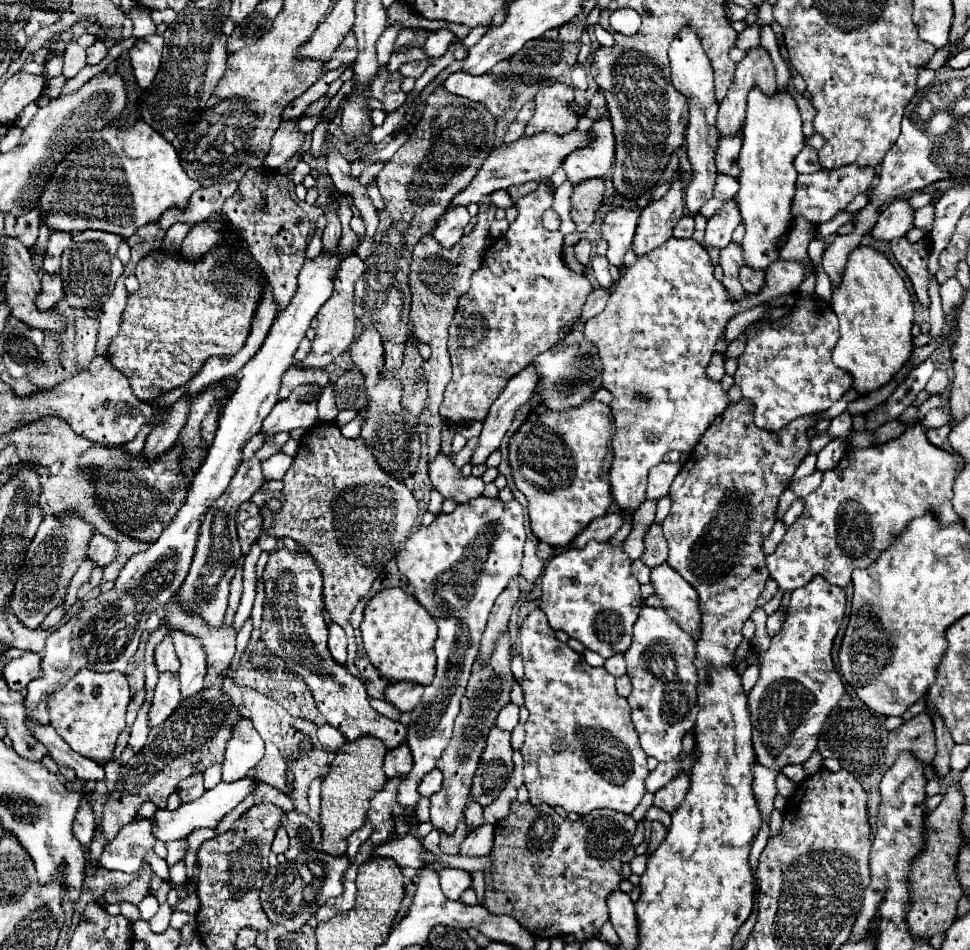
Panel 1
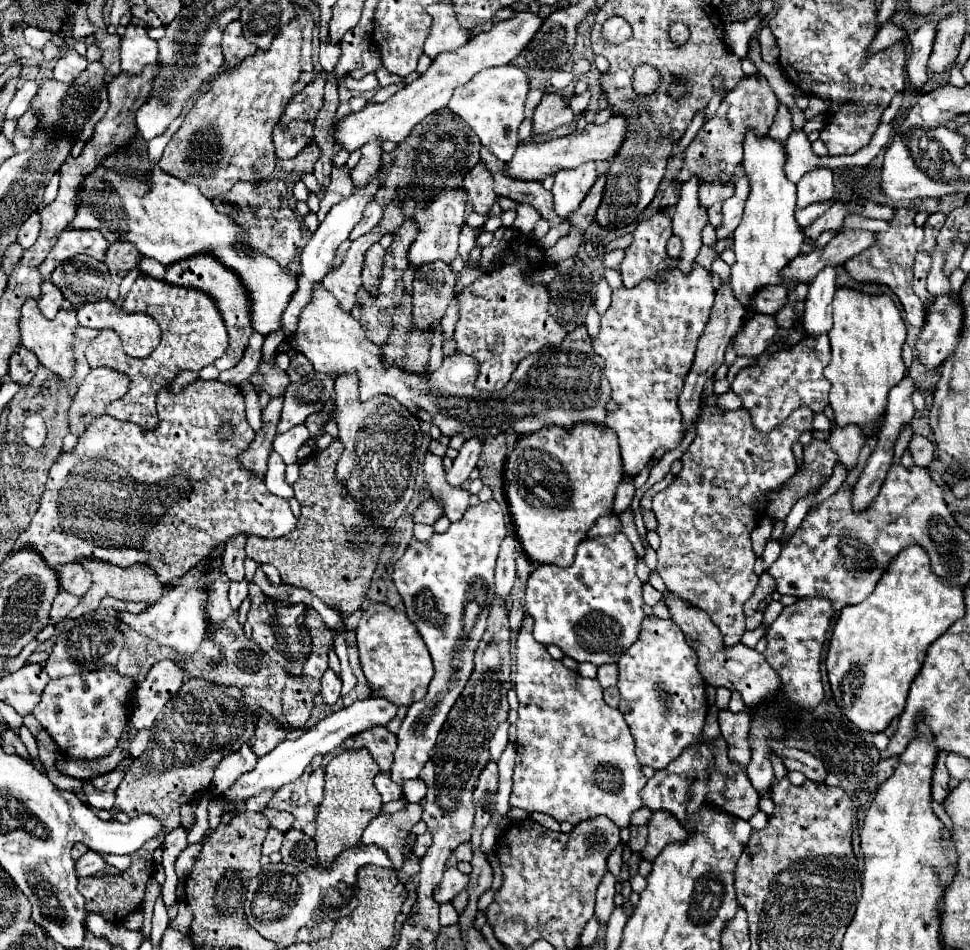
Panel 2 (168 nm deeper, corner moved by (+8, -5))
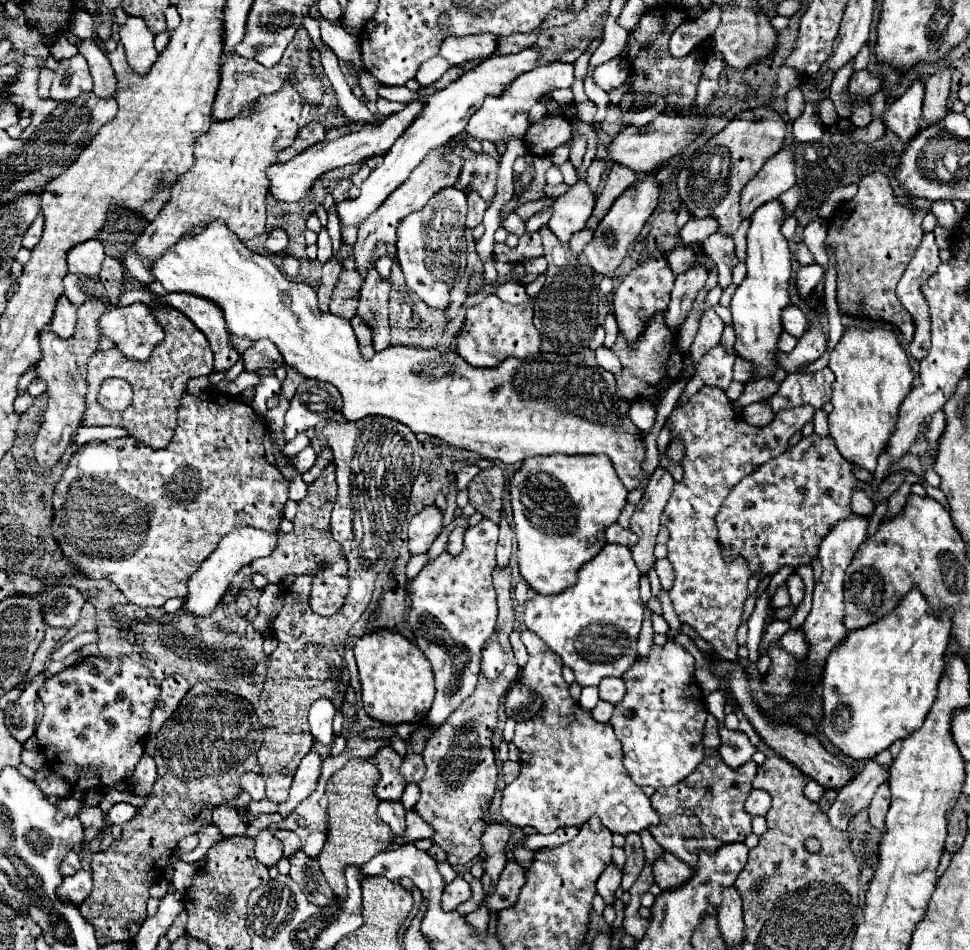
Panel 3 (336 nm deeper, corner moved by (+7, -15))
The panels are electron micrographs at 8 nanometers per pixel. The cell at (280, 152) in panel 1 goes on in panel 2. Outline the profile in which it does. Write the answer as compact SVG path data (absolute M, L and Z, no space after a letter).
M319 74L311 86L305 86L289 108L285 110L279 126L273 130L275 154L281 160L297 156L313 138L313 122L323 106L323 84L325 74Z

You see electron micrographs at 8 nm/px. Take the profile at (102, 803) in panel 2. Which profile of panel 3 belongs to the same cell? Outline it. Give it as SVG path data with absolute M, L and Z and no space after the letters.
M118 802L114 804L110 810L108 810L108 822L110 824L124 824L128 822L130 818L134 818L136 814L136 808L132 804L126 804L126 802Z

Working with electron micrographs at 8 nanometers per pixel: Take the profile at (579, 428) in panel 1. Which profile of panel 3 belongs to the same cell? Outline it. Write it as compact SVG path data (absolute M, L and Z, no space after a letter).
M552 454L552 456L536 456L536 458L530 458L530 460L524 460L520 470L512 476L510 480L510 502L512 502L512 514L514 514L514 530L516 530L516 542L518 542L518 568L520 568L520 574L522 578L540 594L558 594L566 588L570 588L574 582L576 582L576 572L578 568L586 562L586 560L592 560L600 550L602 546L606 544L606 538L604 538L604 530L618 522L618 516L626 504L626 494L628 494L628 488L618 480L618 474L614 472L614 466L610 464L610 458L608 456L578 456L578 454L572 454L572 456L566 456L566 454Z

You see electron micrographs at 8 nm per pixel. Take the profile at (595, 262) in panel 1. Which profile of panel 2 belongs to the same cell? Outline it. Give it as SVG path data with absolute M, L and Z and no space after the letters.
M591 306L589 308L589 314L587 314L587 322L585 322L585 326L587 326L587 332L591 334L591 338L595 338L597 334L599 334L599 328L601 328L601 324L599 324L599 314L597 314L597 310L595 310L595 306Z

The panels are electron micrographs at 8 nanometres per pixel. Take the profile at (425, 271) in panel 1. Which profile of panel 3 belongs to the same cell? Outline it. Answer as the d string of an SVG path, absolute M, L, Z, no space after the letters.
M472 154L470 158L464 160L458 178L458 188L464 192L474 190L486 200L486 204L492 204L496 196L496 176L498 176L498 162L494 158L484 154L482 156Z

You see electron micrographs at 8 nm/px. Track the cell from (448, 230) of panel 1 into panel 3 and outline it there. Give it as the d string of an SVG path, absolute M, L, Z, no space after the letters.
M454 186L444 188L436 192L420 212L406 216L398 226L396 258L408 288L428 306L446 308L450 304L452 286L464 280L472 270L482 270L476 244L466 228L466 194Z

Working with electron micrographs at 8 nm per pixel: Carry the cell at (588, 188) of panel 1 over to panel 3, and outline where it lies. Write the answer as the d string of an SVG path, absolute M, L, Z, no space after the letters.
M614 164L612 170L608 172L606 176L606 182L604 182L604 190L598 194L596 198L596 206L594 206L594 212L590 216L590 220L586 222L586 228L596 228L596 224L606 216L610 204L628 188L628 186L634 186L636 184L636 174L624 166L618 166Z

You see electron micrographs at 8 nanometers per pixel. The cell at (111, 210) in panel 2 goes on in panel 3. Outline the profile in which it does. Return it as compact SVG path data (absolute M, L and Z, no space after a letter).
M212 220L198 234L182 236L174 248L168 248L158 260L154 260L150 270L166 292L190 292L214 300L222 308L228 330L234 332L234 336L250 340L268 338L284 356L286 366L306 378L334 384L342 394L342 414L346 420L354 422L374 414L388 416L406 424L414 434L428 434L452 448L466 448L492 462L500 460L506 464L522 462L526 456L548 456L556 452L606 454L628 490L634 490L642 480L642 434L628 418L630 404L616 396L614 376L596 362L590 348L570 356L540 352L538 356L522 360L508 358L498 368L472 368L456 352L412 346L390 346L366 360L360 354L360 346L348 318L322 312L318 306L318 294L310 284L288 280L268 256L248 248L220 220Z

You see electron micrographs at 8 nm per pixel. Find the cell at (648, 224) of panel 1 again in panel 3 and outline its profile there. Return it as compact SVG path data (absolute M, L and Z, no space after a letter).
M654 250L638 268L634 268L614 290L614 316L626 340L634 340L646 326L646 320L658 310L666 310L670 302L670 290L674 286L674 272L668 266L664 252Z

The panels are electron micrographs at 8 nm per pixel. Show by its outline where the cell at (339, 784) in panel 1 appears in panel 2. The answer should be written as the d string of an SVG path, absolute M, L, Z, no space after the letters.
M345 750L337 754L325 768L325 796L317 812L317 832L313 836L317 844L317 858L323 868L331 868L333 860L345 850L361 842L363 830L369 826L371 818L381 814L381 794L373 786L373 778L379 774L373 756L359 750Z

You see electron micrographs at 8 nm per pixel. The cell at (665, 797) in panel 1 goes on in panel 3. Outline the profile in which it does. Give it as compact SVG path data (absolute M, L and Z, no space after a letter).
M664 852L662 856L658 856L658 860L654 860L652 874L660 890L668 890L676 888L678 884L684 884L690 878L690 874L694 874L694 870L674 854Z

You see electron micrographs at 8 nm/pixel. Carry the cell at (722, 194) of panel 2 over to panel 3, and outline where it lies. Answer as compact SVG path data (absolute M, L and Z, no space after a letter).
M692 216L686 222L686 226L680 230L680 238L684 244L704 242L706 236L710 236L716 230L718 230L718 220L714 220L712 216L706 216L706 218L694 218Z

